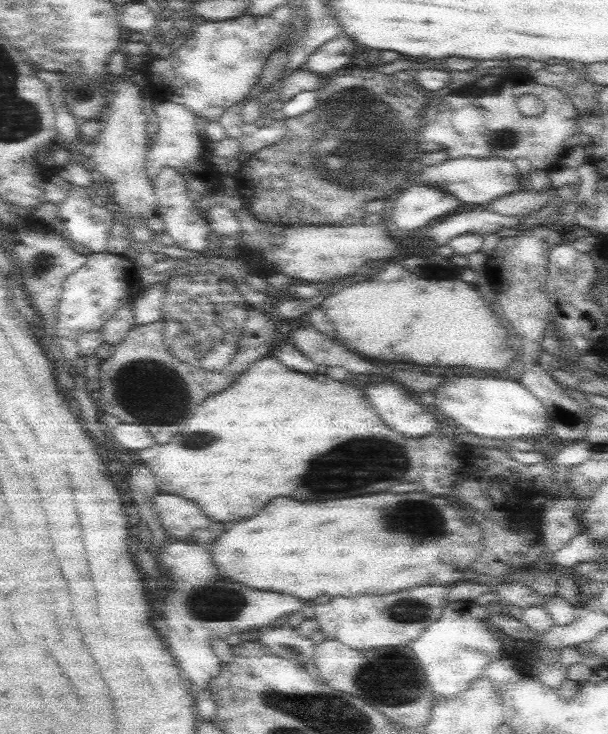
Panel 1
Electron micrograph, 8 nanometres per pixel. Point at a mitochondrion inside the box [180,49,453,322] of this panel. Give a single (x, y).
(358, 119)

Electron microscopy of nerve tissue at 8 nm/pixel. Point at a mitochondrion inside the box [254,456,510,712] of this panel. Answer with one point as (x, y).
(380, 683)

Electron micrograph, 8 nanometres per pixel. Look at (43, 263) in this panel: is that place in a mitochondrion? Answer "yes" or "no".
yes

